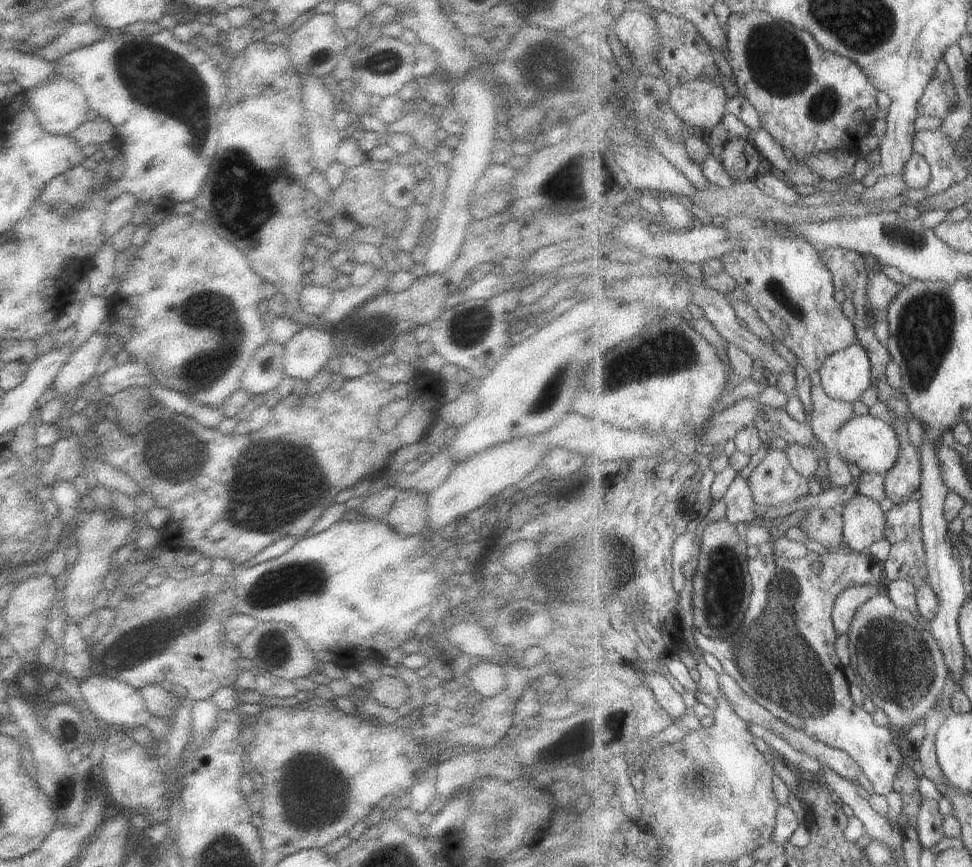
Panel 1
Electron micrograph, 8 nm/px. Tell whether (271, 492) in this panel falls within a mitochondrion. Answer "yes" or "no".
yes

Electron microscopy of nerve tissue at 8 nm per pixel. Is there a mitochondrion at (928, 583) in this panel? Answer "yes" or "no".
no

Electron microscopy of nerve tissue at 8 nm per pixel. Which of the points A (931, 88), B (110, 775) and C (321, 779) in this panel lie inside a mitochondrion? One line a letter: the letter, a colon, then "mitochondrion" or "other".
A: other
B: other
C: mitochondrion

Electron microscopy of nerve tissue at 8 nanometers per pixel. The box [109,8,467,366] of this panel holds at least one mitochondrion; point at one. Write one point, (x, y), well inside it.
(162, 82)

